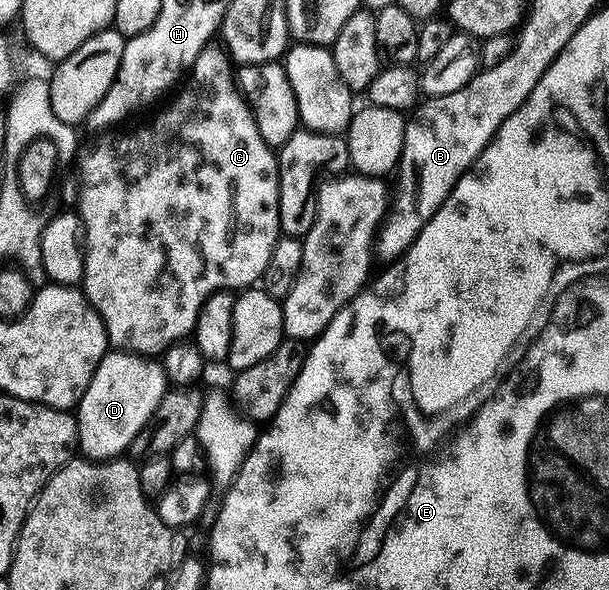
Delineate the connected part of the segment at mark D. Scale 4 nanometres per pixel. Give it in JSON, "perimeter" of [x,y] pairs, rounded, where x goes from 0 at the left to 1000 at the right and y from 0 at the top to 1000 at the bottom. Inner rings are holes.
{"perimeter":[[[182,592],[159,619],[143,656],[135,658],[126,695],[130,734],[126,758],[151,781],[174,781],[204,769],[213,751],[227,746],[228,736],[251,707],[268,668],[278,659],[278,644],[268,631],[268,617],[259,607],[227,600],[213,592]]]}

